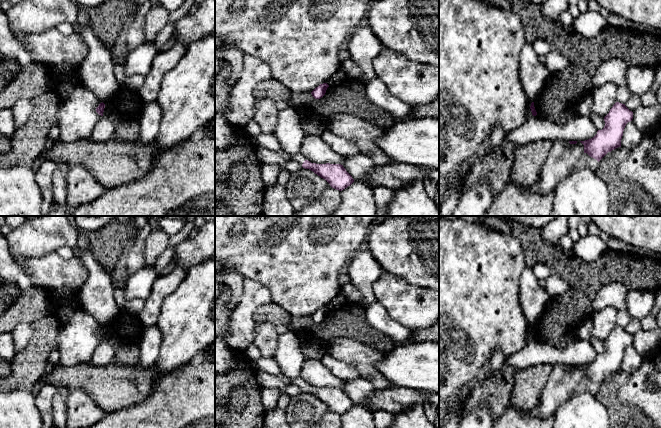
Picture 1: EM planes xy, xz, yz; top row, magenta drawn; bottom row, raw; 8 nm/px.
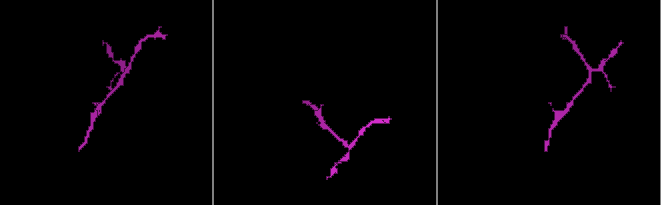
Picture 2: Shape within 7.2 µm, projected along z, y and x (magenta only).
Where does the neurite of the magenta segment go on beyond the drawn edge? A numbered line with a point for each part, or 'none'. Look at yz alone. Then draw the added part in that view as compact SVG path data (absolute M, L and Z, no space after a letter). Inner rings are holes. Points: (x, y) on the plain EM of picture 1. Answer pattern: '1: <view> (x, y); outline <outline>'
none

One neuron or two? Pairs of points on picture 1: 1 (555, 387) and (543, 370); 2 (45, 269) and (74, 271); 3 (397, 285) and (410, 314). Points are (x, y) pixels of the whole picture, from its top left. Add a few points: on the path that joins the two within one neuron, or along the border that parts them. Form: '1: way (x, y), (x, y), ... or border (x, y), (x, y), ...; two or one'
1: border (553, 366), (539, 399); two
2: way (52, 271), (67, 271); one
3: way (396, 292), (396, 296), (407, 307); one

